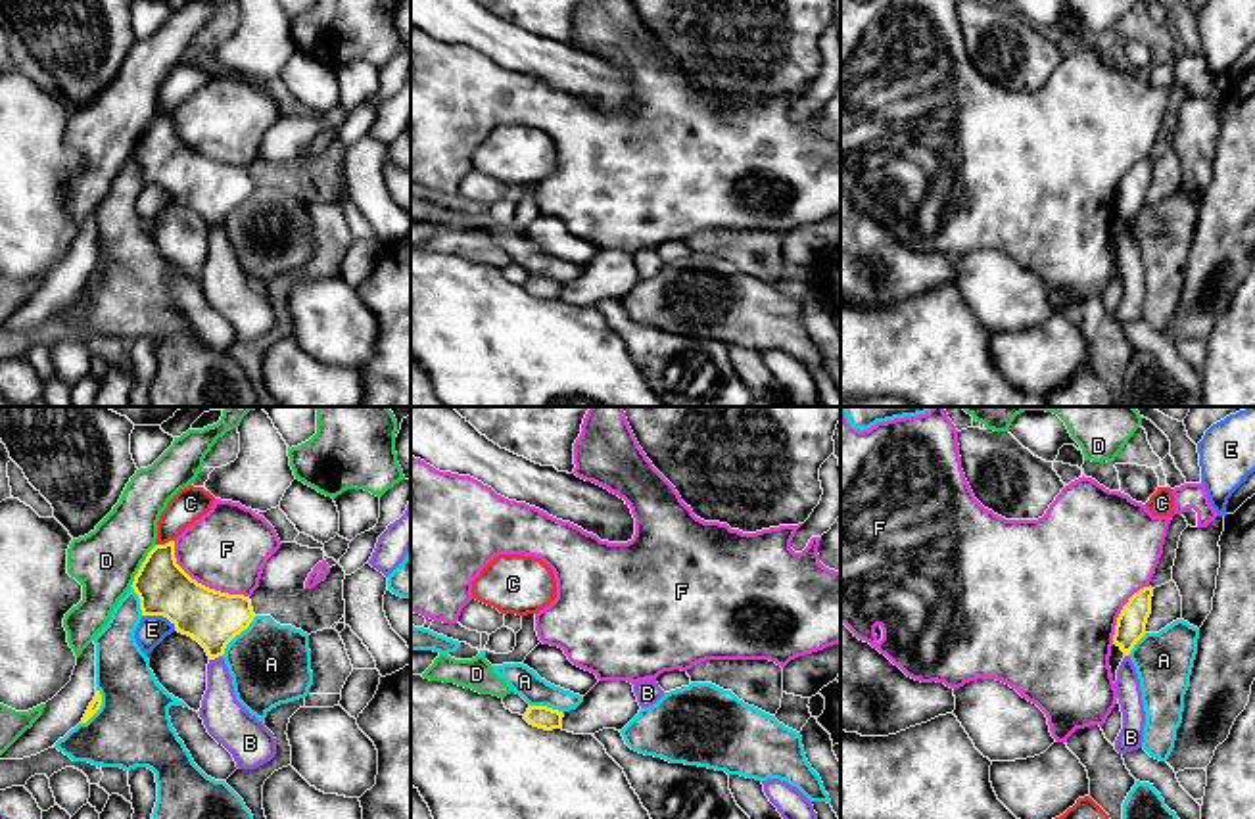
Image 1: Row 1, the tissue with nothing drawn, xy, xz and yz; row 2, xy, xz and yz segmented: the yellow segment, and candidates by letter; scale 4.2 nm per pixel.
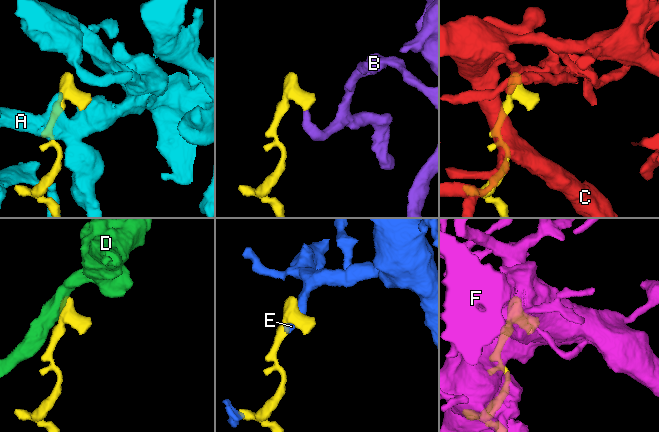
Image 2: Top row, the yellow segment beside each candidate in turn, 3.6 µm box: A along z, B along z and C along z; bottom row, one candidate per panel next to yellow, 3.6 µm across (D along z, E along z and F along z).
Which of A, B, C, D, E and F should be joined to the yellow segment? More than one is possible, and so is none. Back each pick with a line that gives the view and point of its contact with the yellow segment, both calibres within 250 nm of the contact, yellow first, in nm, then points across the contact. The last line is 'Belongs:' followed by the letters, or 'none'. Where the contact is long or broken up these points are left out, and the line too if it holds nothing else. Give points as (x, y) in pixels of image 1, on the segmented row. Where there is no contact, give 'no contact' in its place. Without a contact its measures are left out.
B: xy (215, 656) | 240/170 nm | across xy (213, 618), (215, 656), (221, 712)
Belongs: B

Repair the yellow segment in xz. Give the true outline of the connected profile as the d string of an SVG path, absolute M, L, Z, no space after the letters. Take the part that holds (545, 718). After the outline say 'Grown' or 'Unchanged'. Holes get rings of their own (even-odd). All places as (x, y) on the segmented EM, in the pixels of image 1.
M530 706L524 719L539 729L553 731L562 727L564 714L547 706Z. Unchanged

